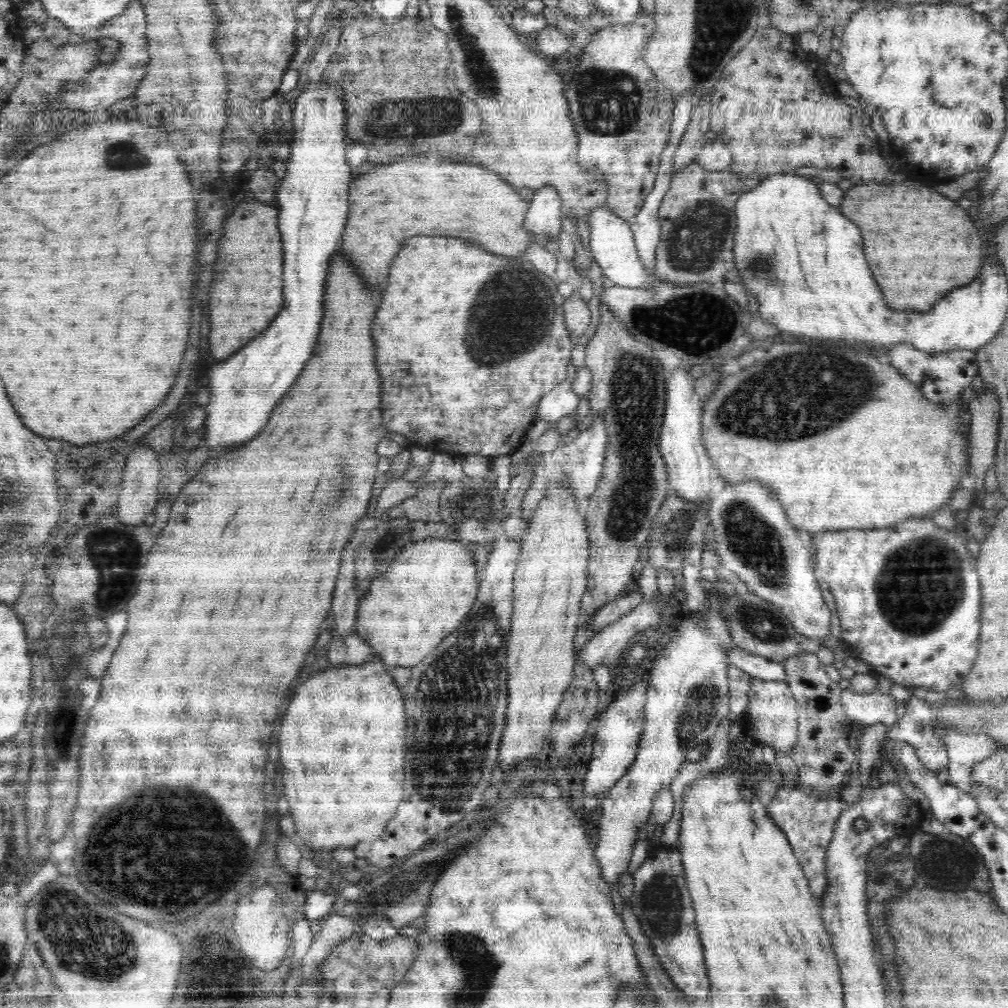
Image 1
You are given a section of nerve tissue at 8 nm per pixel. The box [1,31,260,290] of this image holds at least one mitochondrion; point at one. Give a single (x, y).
(121, 160)

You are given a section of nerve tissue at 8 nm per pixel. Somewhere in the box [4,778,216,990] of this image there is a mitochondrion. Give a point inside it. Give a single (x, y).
(96, 950)

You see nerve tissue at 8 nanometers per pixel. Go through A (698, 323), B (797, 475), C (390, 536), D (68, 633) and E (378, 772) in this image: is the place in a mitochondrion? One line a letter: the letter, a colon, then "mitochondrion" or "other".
A: mitochondrion
B: other
C: mitochondrion
D: mitochondrion
E: other

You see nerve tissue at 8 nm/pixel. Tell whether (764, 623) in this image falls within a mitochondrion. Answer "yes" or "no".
yes

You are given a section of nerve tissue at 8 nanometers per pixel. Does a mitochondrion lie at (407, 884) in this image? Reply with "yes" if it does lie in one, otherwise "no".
yes

